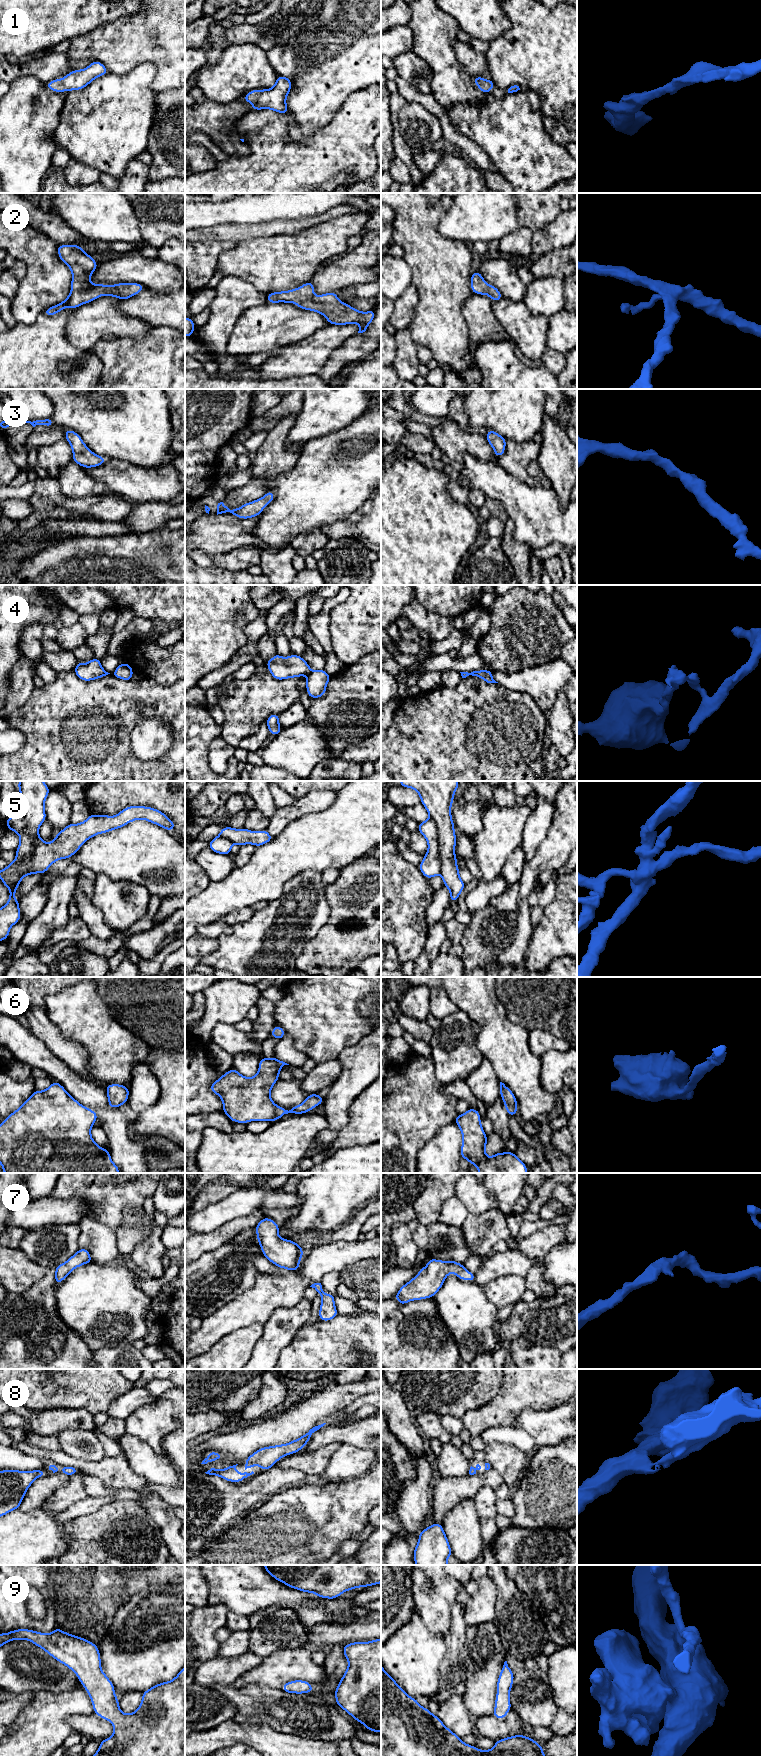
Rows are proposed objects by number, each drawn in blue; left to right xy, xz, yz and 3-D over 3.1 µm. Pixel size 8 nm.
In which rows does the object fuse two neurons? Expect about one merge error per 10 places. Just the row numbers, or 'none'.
4, 5

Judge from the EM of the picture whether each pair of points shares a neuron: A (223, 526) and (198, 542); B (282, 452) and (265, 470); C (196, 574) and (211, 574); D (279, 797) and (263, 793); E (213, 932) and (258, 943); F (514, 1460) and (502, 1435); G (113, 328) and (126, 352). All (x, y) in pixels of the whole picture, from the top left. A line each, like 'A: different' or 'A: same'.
A: same
B: same
C: same
D: different
E: different
F: different
G: different

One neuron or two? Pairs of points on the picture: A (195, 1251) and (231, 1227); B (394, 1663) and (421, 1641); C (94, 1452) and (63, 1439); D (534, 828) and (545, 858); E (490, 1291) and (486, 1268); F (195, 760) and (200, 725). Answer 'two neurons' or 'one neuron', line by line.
A: one neuron
B: one neuron
C: one neuron
D: two neurons
E: two neurons
F: one neuron

